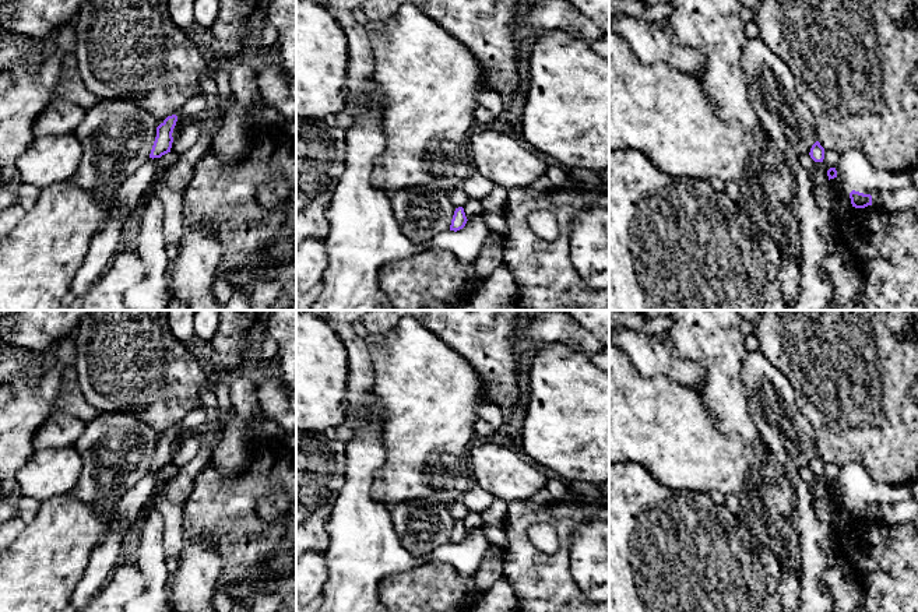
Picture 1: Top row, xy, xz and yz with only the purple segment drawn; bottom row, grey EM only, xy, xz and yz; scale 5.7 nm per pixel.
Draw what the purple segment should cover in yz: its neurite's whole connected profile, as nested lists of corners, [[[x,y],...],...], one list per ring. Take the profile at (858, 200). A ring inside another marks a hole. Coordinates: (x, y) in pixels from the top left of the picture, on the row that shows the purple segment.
[[[852,190],[850,193],[851,204],[855,208],[865,208],[868,205],[872,205],[872,196],[870,194],[864,194],[859,191]]]

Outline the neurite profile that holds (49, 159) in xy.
[[[74,133],[35,137],[31,145],[17,158],[15,165],[22,183],[39,190],[73,179],[82,148]]]

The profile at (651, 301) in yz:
[[[609,150],[609,310],[789,310],[778,285],[781,267],[782,254],[777,238],[774,235],[766,235],[755,225],[742,201],[735,203],[728,197],[728,194],[714,191],[708,180],[680,180],[671,177],[669,175],[658,170],[657,166],[640,151]]]

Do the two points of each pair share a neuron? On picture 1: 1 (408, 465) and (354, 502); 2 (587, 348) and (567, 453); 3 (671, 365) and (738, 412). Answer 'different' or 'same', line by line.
1: different
2: different
3: different

